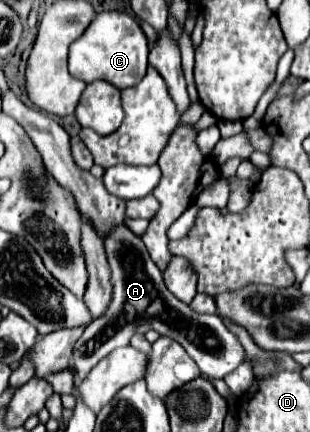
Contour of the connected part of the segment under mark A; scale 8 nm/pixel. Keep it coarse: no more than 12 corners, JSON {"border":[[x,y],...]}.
{"border":[[124,223],[104,239],[114,297],[74,345],[78,379],[148,329],[224,379],[244,347],[198,315]]}

